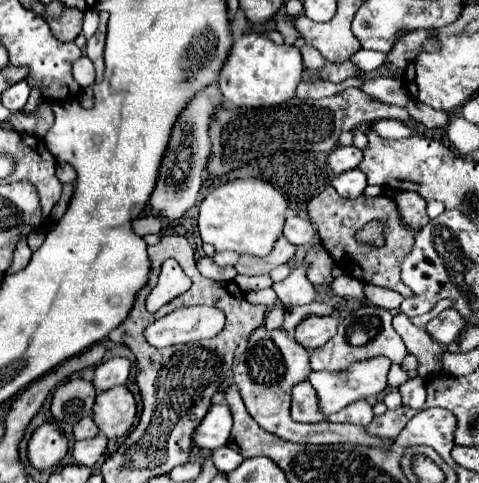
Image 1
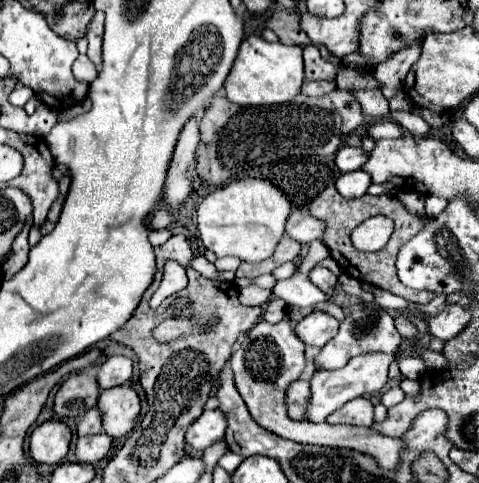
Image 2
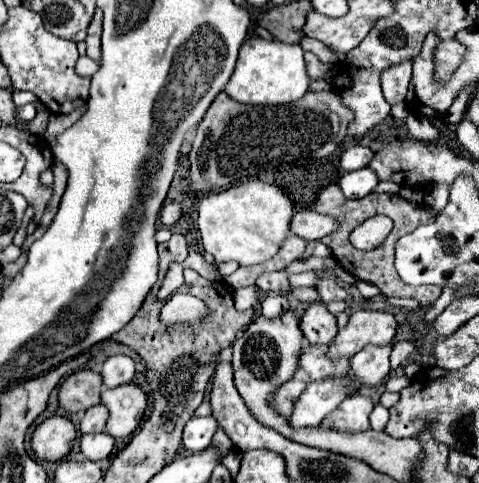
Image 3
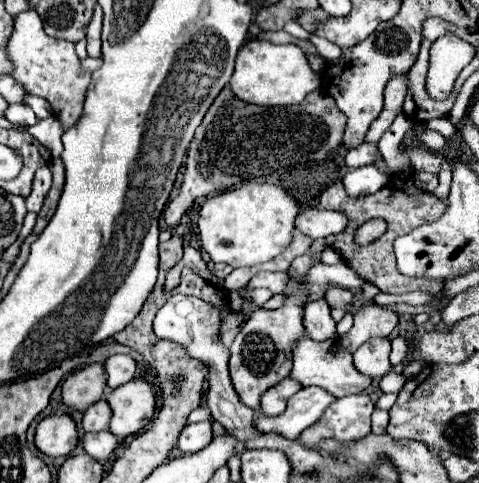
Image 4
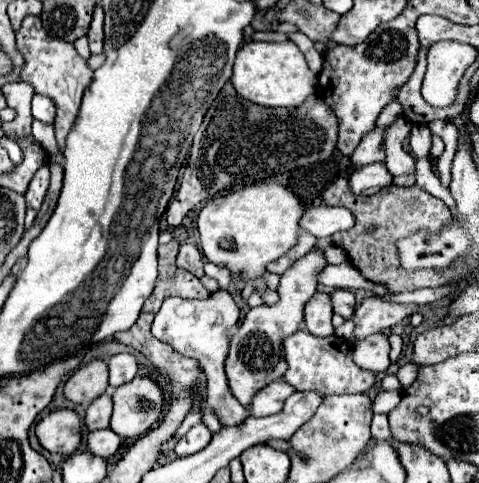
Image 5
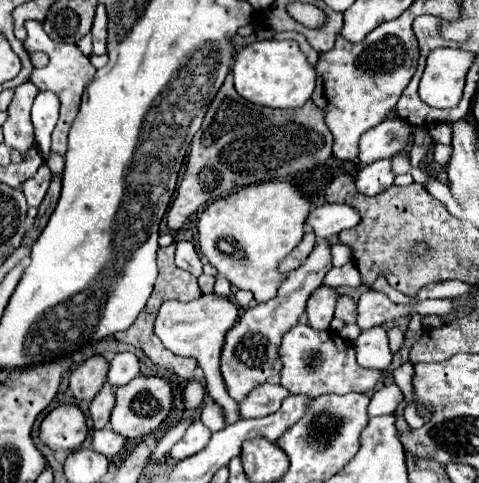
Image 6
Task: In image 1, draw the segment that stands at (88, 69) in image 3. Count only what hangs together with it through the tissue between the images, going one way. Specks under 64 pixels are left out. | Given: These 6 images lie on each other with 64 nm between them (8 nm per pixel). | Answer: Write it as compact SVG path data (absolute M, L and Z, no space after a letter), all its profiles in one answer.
M80 56L76 62L74 62L74 80L86 88L90 84L94 84L94 64L90 62L88 56Z

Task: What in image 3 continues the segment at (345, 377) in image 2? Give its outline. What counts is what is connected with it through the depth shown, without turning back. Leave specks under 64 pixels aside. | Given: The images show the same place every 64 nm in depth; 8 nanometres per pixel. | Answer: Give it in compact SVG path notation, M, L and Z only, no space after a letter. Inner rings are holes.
M368 344L368 348L352 356L350 366L362 386L382 384L390 372L390 346ZM322 380L310 382L306 390L296 400L296 408L288 418L292 428L310 428L318 426L322 418L332 412L350 392L346 390L344 380Z

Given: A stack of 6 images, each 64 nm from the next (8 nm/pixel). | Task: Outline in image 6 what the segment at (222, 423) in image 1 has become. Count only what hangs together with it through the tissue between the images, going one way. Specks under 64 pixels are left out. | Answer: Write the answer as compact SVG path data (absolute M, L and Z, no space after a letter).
M194 420L194 422L188 426L186 434L182 436L182 440L172 446L172 450L170 450L168 456L170 456L174 462L180 462L180 460L184 460L184 458L200 452L200 450L208 444L210 436L212 436L212 432L210 432L200 420Z

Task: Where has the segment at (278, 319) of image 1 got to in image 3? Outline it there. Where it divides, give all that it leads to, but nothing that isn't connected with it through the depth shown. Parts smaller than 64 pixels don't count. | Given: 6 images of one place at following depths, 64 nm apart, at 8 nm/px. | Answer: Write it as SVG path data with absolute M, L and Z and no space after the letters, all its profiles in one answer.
M276 296L276 298L262 298L262 314L264 316L268 316L268 318L274 318L274 316L278 316L278 314L282 314L284 310L286 310L286 306L290 306L288 304L288 300L286 300L286 296Z

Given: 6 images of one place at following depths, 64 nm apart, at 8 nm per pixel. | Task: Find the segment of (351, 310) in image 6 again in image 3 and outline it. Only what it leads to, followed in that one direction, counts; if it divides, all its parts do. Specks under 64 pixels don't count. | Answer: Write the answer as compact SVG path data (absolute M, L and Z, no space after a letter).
M326 274L318 280L318 292L322 296L322 302L338 302L338 300L346 300L348 292L346 288L342 288L340 284L336 284L336 278Z

